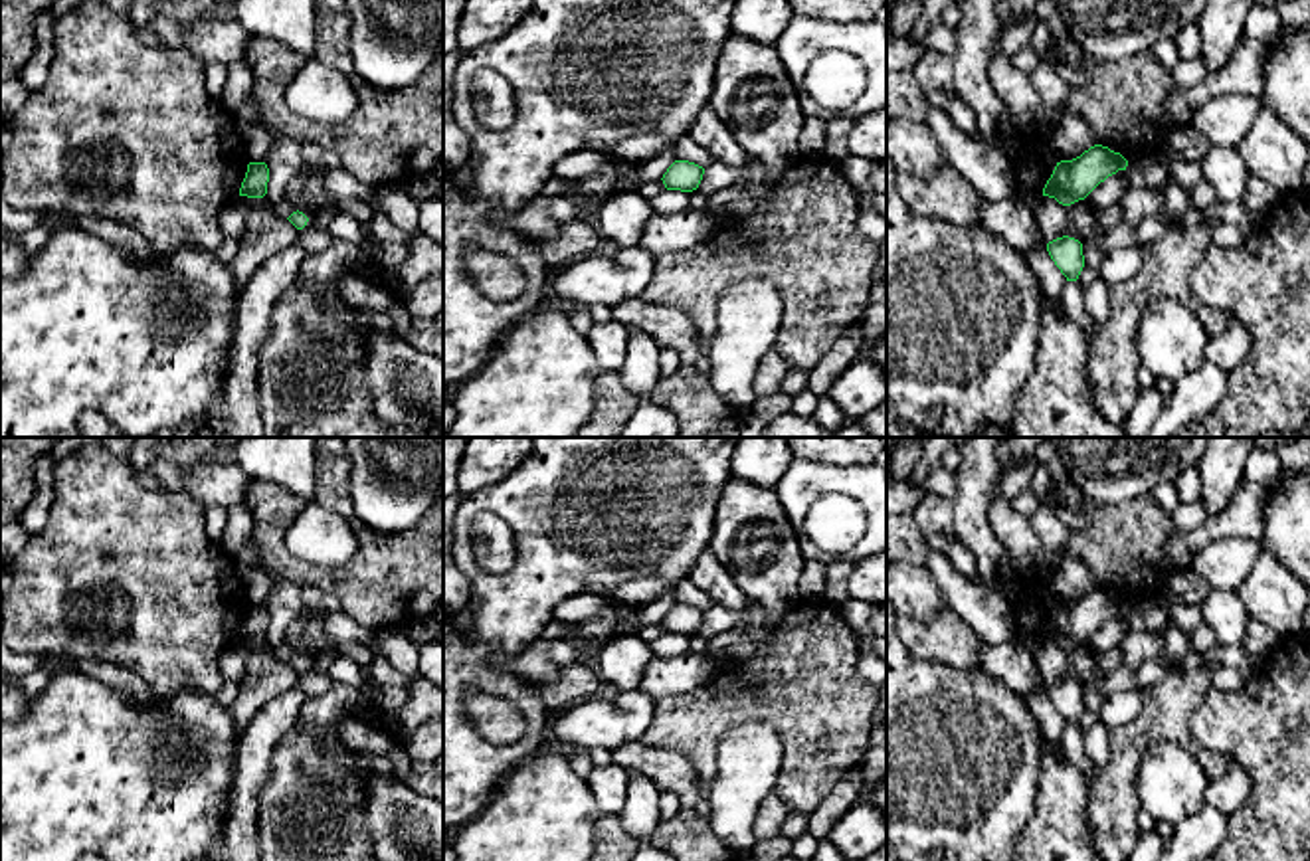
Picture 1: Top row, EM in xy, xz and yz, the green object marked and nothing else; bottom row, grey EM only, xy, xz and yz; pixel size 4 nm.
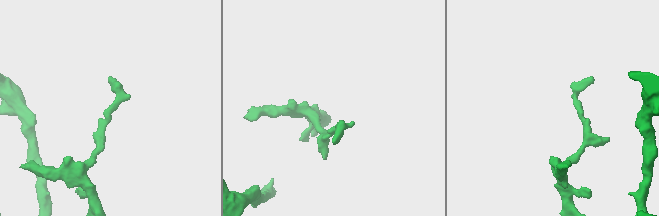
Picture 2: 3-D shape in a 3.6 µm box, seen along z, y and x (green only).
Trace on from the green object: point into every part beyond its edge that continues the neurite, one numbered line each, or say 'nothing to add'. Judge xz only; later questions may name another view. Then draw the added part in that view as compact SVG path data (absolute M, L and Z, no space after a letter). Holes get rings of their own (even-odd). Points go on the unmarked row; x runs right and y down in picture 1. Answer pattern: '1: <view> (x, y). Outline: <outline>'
nothing to add

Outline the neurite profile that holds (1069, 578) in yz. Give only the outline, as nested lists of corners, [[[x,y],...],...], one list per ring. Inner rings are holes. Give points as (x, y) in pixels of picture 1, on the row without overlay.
[[[1071,554],[1051,560],[1045,584],[1059,604],[1073,604],[1096,588],[1090,568]]]

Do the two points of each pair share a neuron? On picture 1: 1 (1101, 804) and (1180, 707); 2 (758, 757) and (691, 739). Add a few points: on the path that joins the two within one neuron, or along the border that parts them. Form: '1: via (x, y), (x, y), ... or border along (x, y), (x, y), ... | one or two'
1: via (1117, 778), (1124, 757), (1154, 727) | one
2: border along (756, 721), (719, 741), (705, 786) | two

